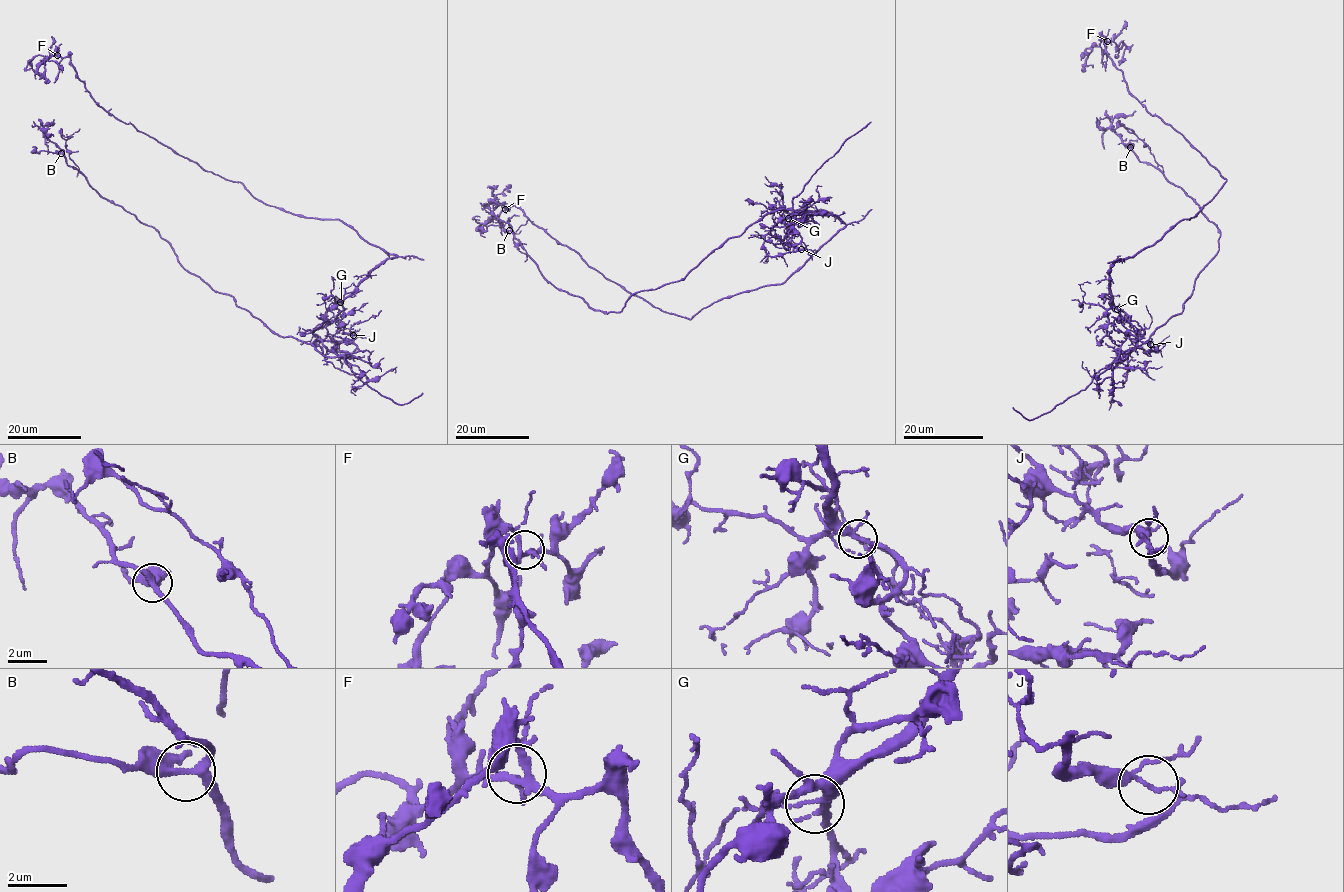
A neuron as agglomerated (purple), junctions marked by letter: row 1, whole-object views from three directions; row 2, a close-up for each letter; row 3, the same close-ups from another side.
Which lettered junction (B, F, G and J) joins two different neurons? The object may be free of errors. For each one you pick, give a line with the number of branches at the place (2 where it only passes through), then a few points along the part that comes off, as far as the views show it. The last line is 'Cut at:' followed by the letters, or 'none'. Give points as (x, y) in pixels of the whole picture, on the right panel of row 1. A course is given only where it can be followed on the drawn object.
J: branches 5; course (1150, 344), (1112, 306), (1109, 270), (1195, 215), (1226, 179), (1128, 91), (1103, 43), (1122, 41), (1118, 62)
Cut at: J

